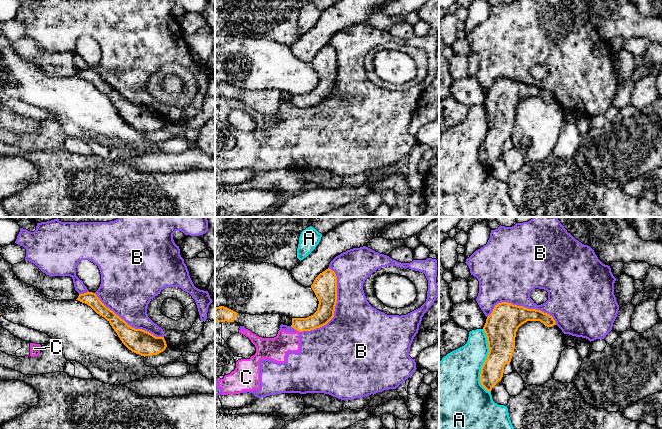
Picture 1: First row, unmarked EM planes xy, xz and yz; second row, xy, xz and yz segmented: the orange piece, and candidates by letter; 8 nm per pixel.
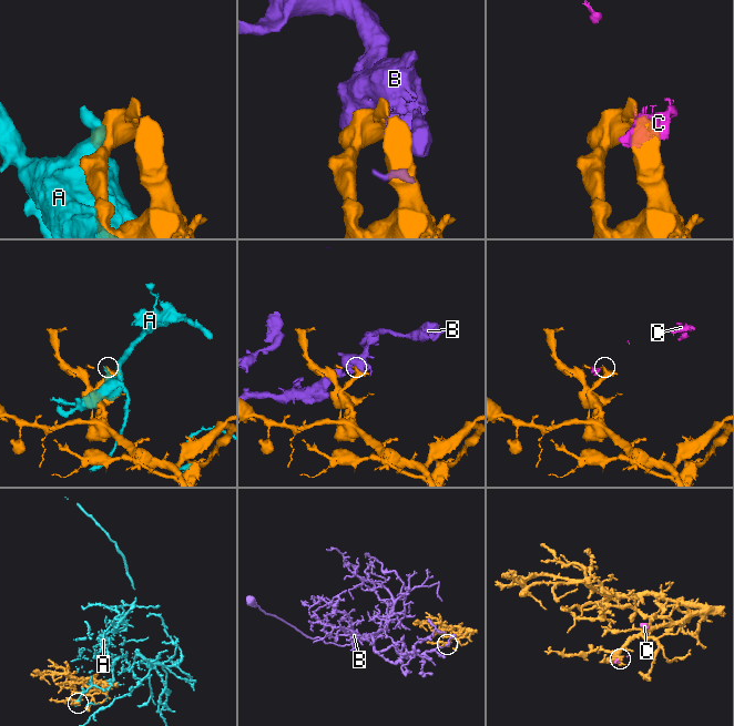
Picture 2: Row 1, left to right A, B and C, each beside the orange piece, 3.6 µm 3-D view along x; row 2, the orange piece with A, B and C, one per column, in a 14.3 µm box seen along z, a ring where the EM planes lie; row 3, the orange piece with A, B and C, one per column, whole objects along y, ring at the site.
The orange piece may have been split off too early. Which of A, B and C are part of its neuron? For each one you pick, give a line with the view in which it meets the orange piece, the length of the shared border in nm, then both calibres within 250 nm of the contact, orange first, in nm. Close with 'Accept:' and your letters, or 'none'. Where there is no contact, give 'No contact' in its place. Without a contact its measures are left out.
Accept: none

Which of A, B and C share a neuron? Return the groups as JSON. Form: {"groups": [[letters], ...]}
{"groups": [["A"], ["B", "C"]]}

